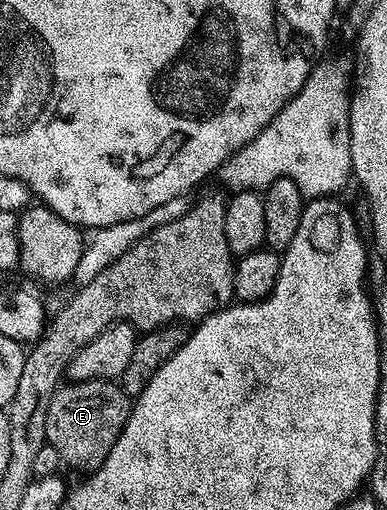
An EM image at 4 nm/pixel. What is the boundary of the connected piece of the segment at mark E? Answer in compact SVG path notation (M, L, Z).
M108 380L63 383L48 403L46 443L60 454L67 469L79 468L82 474L92 473L102 465L104 458L108 458L112 446L116 446L131 407L131 397L117 383Z

